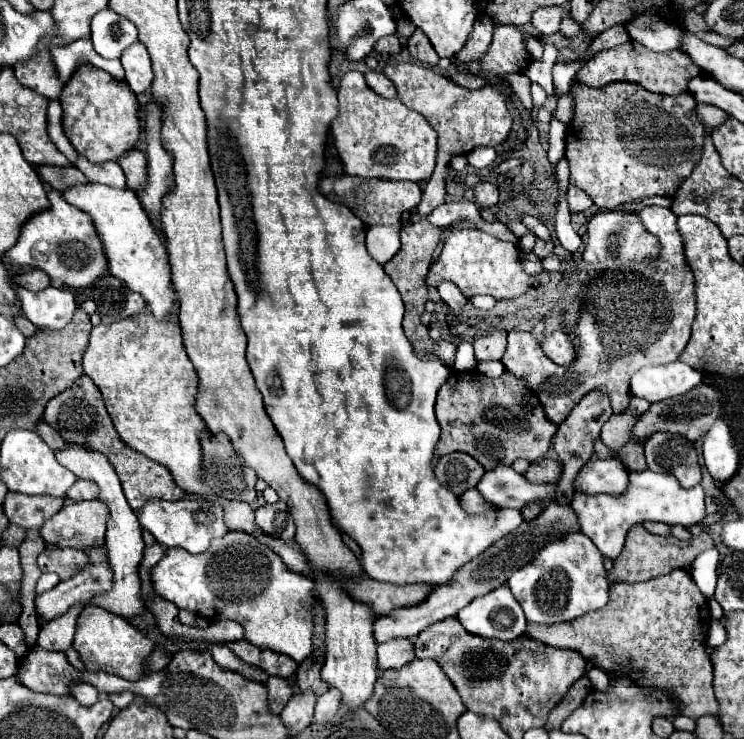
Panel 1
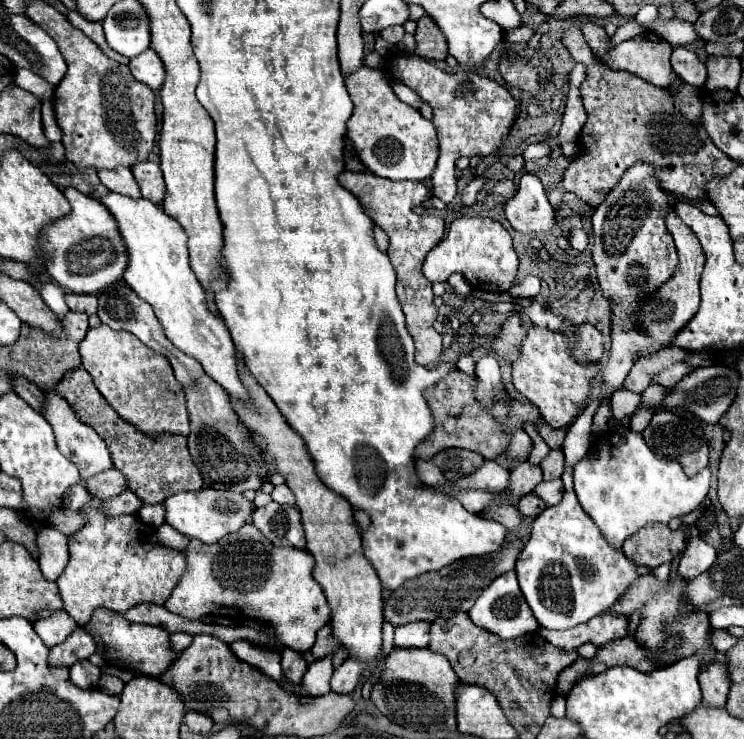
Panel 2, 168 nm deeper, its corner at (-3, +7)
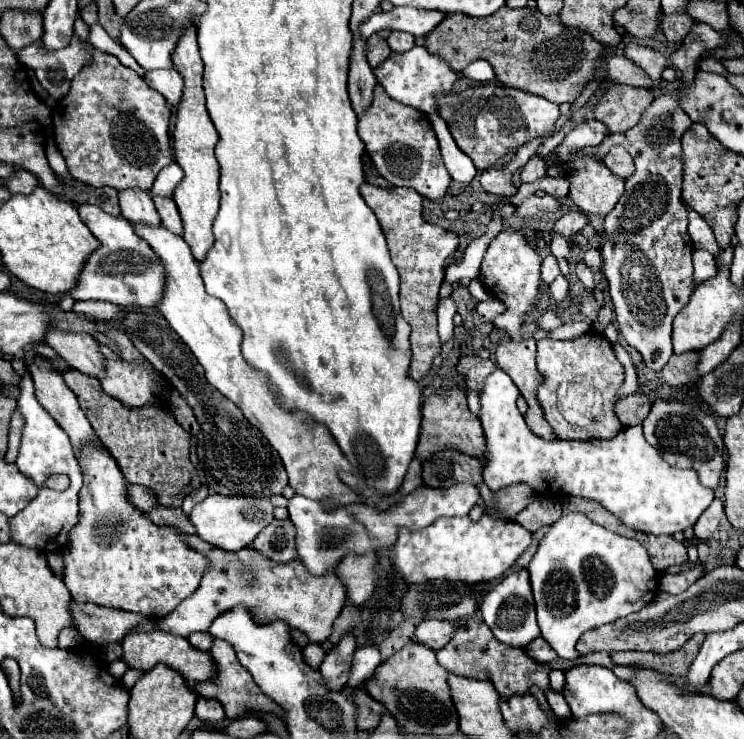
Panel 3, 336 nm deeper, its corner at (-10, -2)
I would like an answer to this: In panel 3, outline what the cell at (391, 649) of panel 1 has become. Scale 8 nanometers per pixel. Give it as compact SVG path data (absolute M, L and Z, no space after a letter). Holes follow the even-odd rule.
M427 619L427 621L421 621L417 625L417 631L415 631L415 637L417 637L417 643L423 643L427 645L429 649L441 649L447 645L447 641L451 639L453 635L453 623L451 621L437 621L437 619Z

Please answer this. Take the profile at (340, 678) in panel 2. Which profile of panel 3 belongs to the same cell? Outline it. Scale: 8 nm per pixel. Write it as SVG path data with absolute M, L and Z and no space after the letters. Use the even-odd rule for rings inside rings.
M377 647L357 649L357 651L355 651L355 657L353 657L351 671L349 671L347 687L349 687L349 689L359 689L369 677L373 677L375 669L379 667L379 663L381 663L381 657L379 657Z

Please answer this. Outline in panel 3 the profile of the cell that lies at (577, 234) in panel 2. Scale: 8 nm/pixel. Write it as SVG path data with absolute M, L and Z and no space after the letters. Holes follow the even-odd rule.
M589 249L589 251L585 251L583 263L585 263L587 267L591 267L593 271L599 271L599 269L601 269L601 253L599 253L599 249Z

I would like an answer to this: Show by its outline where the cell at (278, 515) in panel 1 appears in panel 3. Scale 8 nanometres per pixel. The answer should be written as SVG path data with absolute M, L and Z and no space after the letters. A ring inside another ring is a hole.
M273 519L271 525L255 537L253 547L277 563L293 561L297 557L295 525L291 525L289 519Z

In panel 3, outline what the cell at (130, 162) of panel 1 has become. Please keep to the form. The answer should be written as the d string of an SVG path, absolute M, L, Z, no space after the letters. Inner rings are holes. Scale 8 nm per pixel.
M151 195L151 197L153 197L153 203L155 203L157 211L159 211L161 223L169 231L181 235L183 233L183 223L181 223L181 217L179 217L179 211L177 211L175 201L171 197L161 197L161 195Z

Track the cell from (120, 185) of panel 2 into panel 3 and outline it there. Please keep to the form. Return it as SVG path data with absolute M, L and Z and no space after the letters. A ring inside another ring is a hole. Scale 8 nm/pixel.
M123 189L119 191L119 205L121 205L121 215L127 221L139 221L147 225L159 225L159 213L155 211L155 205L151 201L151 195L143 189Z

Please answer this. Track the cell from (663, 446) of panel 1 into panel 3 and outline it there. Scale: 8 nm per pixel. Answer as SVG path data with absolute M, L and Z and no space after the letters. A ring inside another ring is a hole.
M655 401L649 417L643 421L645 439L659 449L661 457L681 469L695 469L701 485L717 489L719 475L723 469L723 439L715 425L715 419L701 411L699 407L685 405L679 401Z

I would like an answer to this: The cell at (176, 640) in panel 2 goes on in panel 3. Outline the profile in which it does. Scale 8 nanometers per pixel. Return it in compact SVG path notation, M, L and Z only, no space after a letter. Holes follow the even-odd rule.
M191 633L189 643L199 651L207 651L211 647L211 643L213 643L213 637L209 633Z

